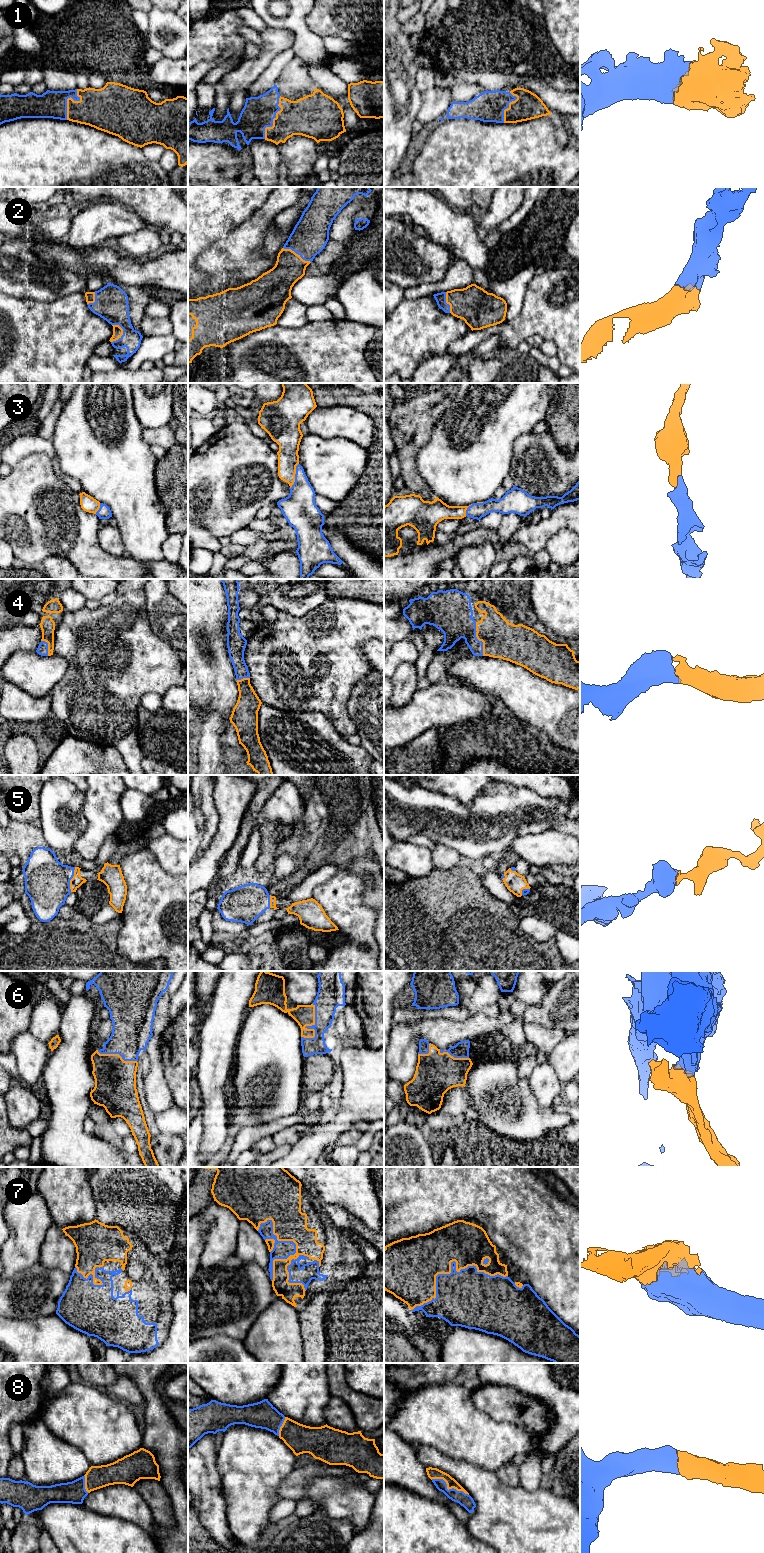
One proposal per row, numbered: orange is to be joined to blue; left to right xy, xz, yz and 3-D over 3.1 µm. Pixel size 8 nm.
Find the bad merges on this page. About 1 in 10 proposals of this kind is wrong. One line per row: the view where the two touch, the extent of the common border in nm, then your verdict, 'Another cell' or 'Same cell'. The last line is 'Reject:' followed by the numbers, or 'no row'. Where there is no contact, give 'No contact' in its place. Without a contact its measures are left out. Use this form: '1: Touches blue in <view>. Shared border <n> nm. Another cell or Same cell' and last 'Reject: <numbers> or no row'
1: Touches blue in xz. Shared border 360 nm. Same cell
2: Touches blue in xy. Shared border 160 nm. Same cell
3: Touches blue in xz. Shared border 220 nm. Same cell
4: Touches blue in yz. Shared border 280 nm. Same cell
5: Touches blue in xy. Shared border 200 nm. Same cell
6: Touches blue in xz. Shared border 300 nm. Same cell
7: Touches blue in yz. Shared border 800 nm. Same cell
8: Touches blue in yz. Shared border 340 nm. Same cell
Reject: no row

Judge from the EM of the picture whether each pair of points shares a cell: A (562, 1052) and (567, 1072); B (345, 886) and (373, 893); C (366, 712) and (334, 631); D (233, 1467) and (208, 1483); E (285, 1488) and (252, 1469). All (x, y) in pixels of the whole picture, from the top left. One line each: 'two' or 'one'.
A: one
B: two
C: two
D: two
E: two

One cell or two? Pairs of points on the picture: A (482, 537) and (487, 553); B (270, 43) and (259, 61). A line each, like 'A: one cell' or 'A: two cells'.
A: two cells
B: one cell

